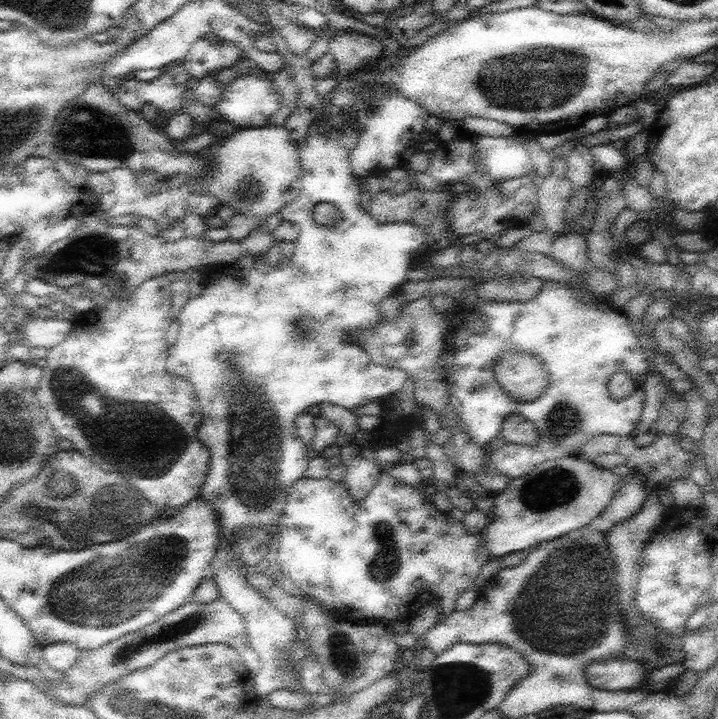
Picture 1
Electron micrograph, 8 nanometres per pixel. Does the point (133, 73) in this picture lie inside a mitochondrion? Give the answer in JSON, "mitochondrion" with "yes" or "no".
{"mitochondrion":"no"}

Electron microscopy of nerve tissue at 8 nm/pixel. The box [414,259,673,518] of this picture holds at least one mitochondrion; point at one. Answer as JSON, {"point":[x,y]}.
{"point":[552,487]}

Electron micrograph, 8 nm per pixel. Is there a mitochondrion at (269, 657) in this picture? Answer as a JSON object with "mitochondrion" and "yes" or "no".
{"mitochondrion":"no"}

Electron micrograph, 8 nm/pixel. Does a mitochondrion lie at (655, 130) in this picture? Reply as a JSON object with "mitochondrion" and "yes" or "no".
{"mitochondrion":"no"}

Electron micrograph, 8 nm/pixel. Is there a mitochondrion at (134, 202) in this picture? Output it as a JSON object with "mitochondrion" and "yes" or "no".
{"mitochondrion":"no"}

